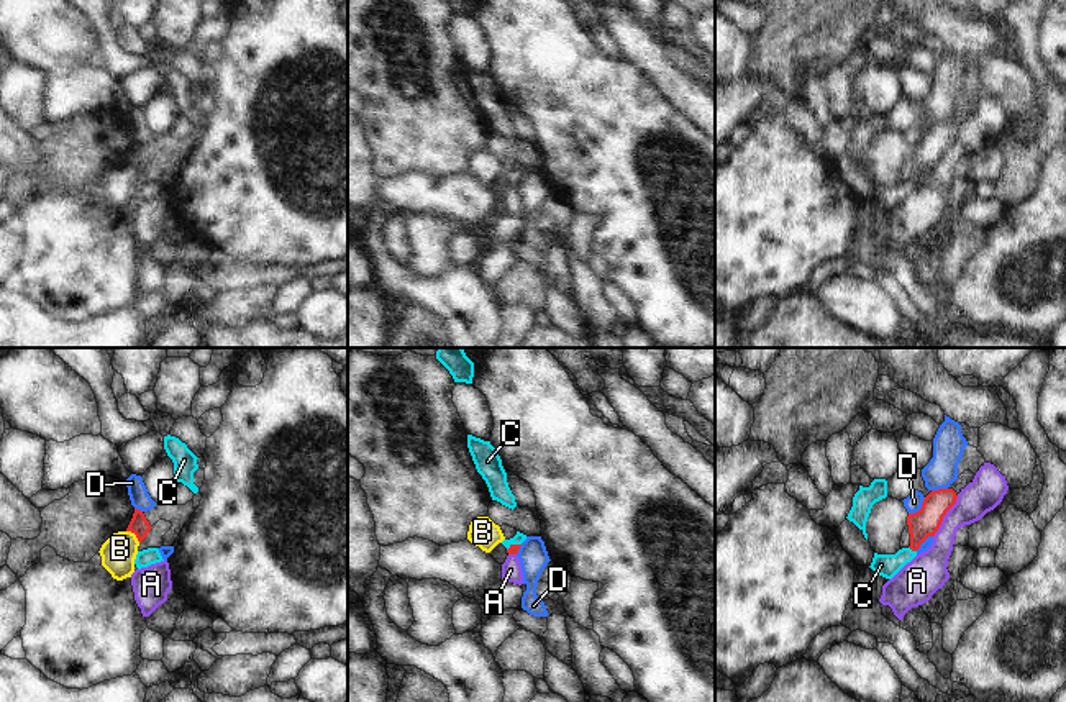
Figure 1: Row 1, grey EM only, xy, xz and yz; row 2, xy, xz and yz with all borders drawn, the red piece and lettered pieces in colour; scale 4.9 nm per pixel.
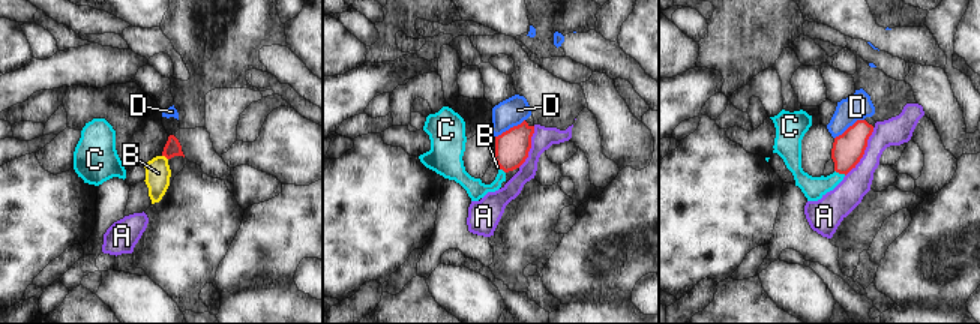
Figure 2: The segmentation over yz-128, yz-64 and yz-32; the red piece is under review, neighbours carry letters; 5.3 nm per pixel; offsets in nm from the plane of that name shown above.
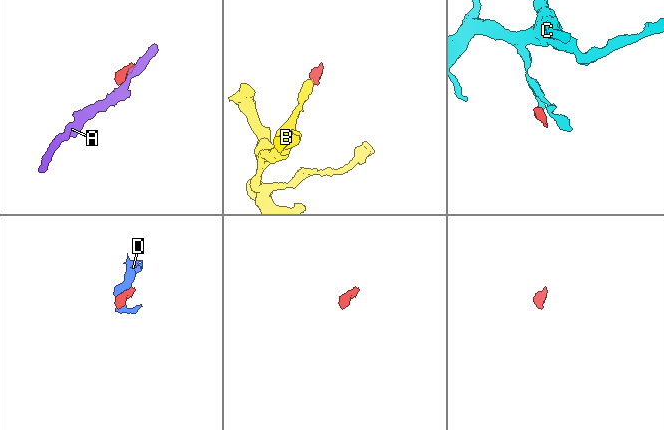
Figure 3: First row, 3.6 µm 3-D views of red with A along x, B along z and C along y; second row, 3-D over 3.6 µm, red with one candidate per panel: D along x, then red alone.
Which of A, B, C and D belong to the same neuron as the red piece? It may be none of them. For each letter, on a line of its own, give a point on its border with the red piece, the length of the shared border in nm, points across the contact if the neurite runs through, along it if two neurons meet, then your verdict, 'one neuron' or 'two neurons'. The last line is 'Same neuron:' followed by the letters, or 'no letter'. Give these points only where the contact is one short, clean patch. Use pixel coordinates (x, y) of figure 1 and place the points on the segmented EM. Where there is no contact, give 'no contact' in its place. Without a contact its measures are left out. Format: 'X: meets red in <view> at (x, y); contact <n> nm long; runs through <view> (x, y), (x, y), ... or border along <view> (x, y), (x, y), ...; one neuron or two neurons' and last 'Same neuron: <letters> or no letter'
A: meets red in yz at (943, 515); contact 240 nm long; border along yz (958, 496), (933, 537); two neurons
B: meets red in xy at (135, 533); contact 90 nm long; border along xy (127, 530), (140, 542); two neurons
C: meets red in yz at (912, 550); contact 50 nm long; runs through yz (925, 522), (912, 550), (888, 566); one neuron
D: meets red in yz at (920, 509); contact 120 nm long; border along yz (925, 497), (922, 505), (909, 514); two neurons
Same neuron: C

